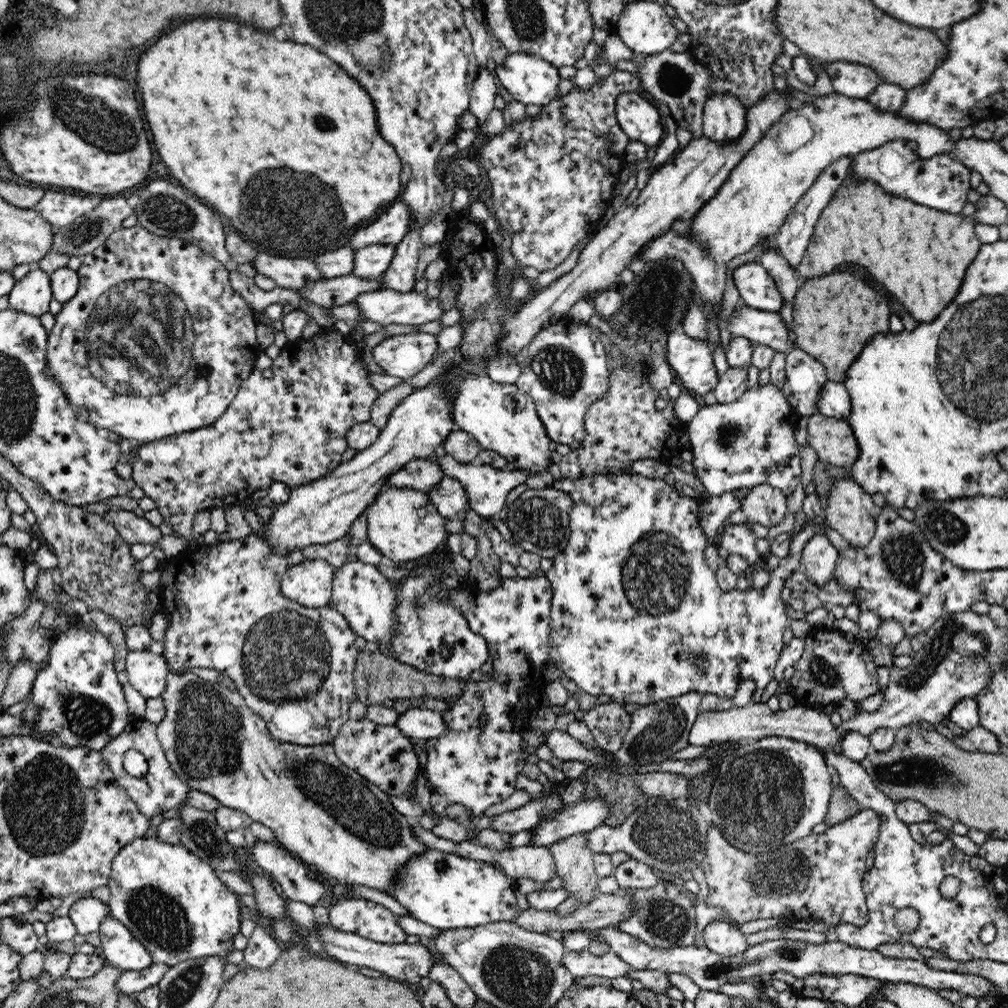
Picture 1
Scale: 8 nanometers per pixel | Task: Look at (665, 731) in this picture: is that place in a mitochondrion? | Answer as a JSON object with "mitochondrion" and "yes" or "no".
{"mitochondrion":"yes"}

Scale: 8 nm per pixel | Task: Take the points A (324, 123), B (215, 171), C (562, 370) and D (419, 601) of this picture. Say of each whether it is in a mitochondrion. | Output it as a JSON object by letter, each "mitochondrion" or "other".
{"A":"mitochondrion","B":"other","C":"mitochondrion","D":"mitochondrion"}

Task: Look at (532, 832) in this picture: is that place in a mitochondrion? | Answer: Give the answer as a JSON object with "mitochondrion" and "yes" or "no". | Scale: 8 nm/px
{"mitochondrion":"no"}

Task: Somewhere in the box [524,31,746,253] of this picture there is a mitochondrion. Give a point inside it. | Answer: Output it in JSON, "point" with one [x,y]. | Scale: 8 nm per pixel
{"point":[675,80]}

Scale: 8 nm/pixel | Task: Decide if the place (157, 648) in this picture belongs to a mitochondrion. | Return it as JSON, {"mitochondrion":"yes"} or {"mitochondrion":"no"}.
{"mitochondrion":"no"}

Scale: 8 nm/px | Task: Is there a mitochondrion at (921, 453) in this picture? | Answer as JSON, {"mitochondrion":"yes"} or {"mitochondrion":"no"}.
{"mitochondrion":"no"}

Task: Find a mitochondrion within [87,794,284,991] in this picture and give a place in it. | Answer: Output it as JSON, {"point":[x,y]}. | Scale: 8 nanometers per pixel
{"point":[158,916]}

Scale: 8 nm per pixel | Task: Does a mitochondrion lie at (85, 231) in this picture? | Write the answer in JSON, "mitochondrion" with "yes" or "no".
{"mitochondrion":"yes"}

